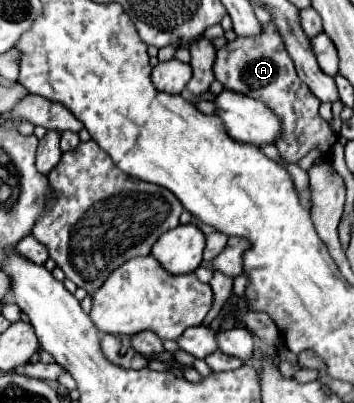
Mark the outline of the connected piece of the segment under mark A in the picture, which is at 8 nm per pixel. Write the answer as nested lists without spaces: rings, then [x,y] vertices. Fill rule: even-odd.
[[[273,19],[263,25],[263,31],[255,37],[235,37],[233,41],[227,41],[217,51],[213,73],[223,87],[249,95],[279,115],[279,121],[283,123],[283,137],[275,143],[275,147],[287,163],[297,163],[315,147],[325,153],[337,143],[329,123],[319,115],[321,101],[311,95],[309,87],[297,77],[295,65]]]

